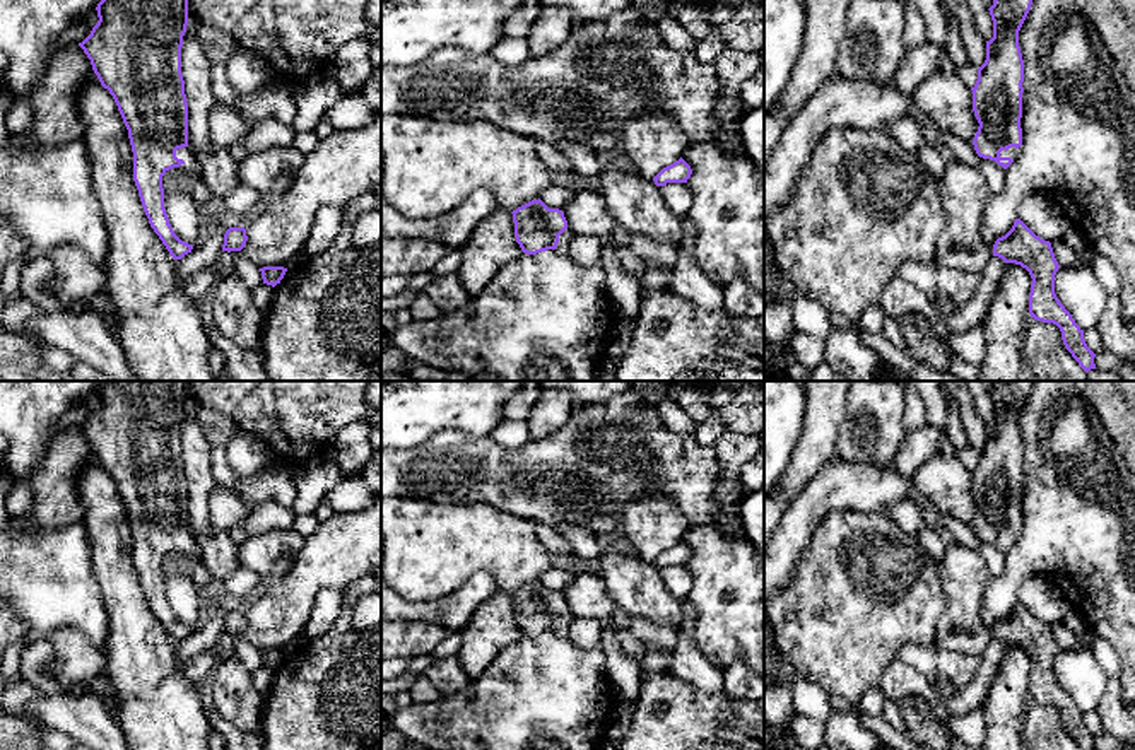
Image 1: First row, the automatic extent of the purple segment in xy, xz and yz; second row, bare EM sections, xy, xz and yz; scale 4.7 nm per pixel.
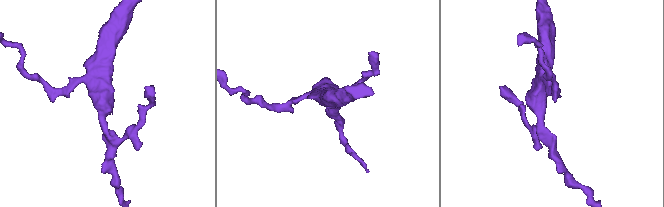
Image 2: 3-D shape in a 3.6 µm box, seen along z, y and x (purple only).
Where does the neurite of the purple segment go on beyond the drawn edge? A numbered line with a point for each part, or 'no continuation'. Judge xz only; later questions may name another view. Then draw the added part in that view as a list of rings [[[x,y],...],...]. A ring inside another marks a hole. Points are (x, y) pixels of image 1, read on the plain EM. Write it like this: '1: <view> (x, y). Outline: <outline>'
1: xz (564, 622). Outline: [[[568,610],[568,612],[559,618],[559,625],[557,625],[556,634],[559,634],[559,636],[568,636],[573,620],[574,620],[574,615]]]

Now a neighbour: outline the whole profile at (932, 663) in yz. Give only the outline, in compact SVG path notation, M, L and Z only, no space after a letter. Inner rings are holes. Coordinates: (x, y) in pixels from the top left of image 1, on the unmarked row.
M918 644L901 646L897 659L918 670L928 682L947 678L956 687L971 682L981 666L981 658Z

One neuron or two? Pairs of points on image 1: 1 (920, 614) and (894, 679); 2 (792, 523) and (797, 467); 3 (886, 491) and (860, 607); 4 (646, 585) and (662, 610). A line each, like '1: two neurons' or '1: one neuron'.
1: two neurons
2: two neurons
3: two neurons
4: one neuron

